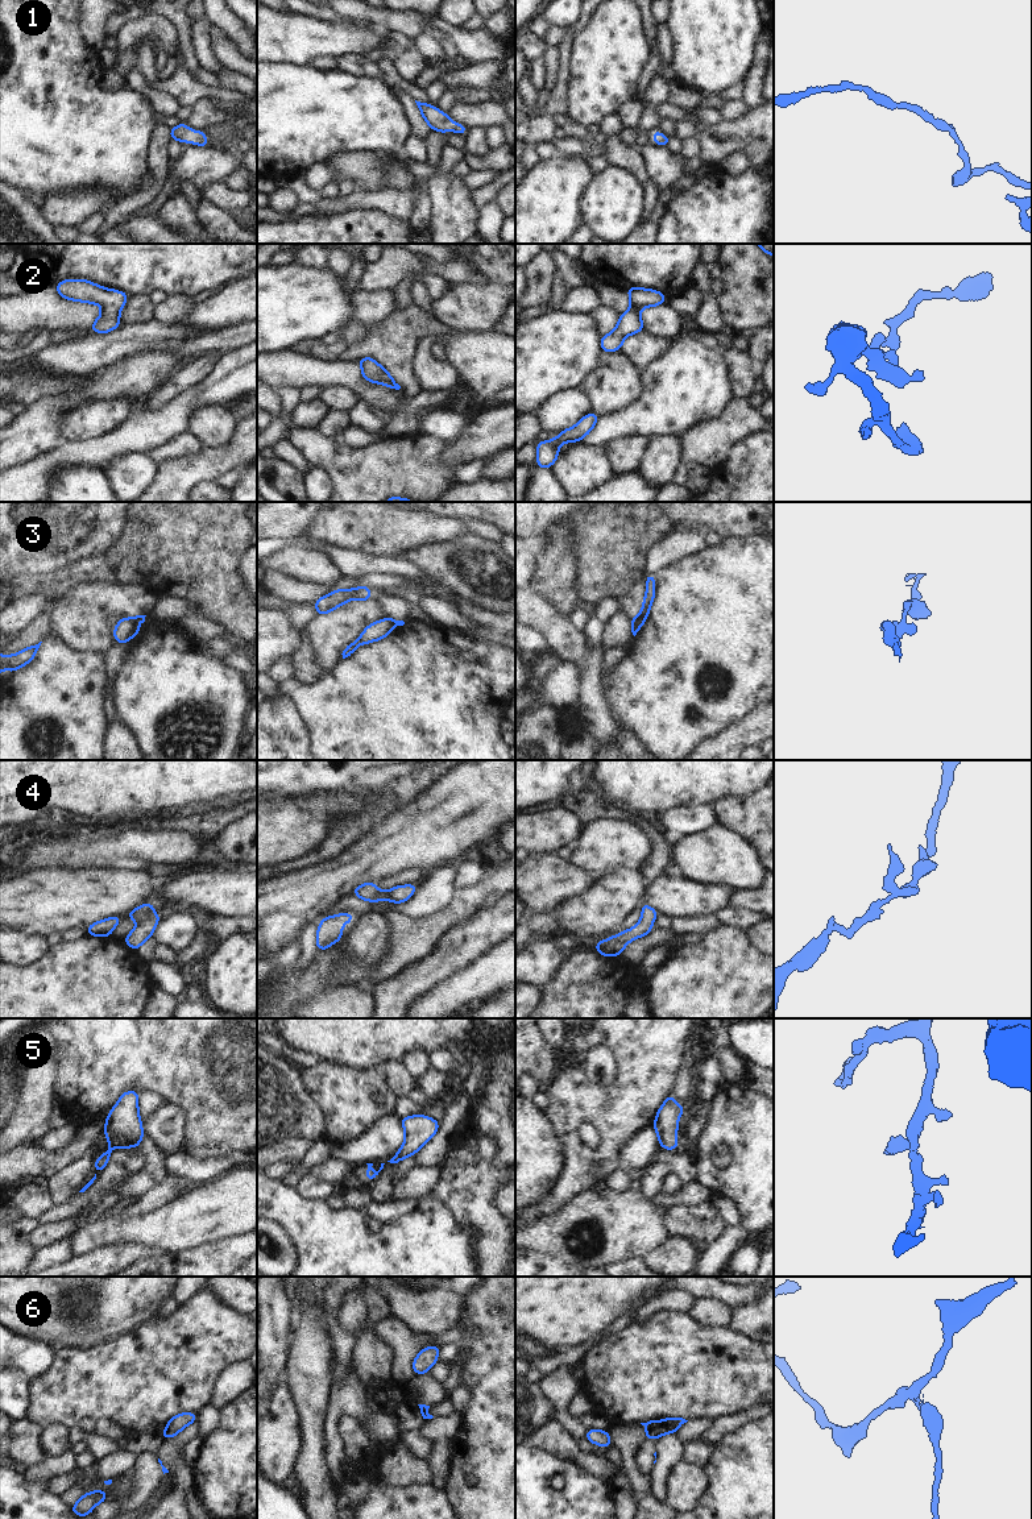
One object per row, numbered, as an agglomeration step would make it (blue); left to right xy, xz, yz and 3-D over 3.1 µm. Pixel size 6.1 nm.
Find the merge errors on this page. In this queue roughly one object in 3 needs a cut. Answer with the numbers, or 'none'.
3, 6

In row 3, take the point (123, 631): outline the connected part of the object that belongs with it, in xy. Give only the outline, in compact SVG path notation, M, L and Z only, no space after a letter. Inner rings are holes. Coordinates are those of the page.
M121 618L113 628L116 643L128 643L133 634L133 618Z

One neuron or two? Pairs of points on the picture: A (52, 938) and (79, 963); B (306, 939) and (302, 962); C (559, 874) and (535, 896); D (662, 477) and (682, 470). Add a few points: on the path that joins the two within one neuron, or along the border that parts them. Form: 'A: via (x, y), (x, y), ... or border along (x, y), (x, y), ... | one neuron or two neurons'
A: border along (61, 941), (49, 947) | two neurons
B: via (306, 945), (306, 957) | one neuron
C: via (554, 879), (541, 891) | one neuron
D: border along (682, 463), (671, 482) | two neurons

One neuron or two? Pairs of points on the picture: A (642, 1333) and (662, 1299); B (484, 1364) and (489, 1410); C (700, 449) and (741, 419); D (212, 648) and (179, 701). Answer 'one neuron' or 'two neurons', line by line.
A: two neurons
B: one neuron
C: one neuron
D: two neurons

